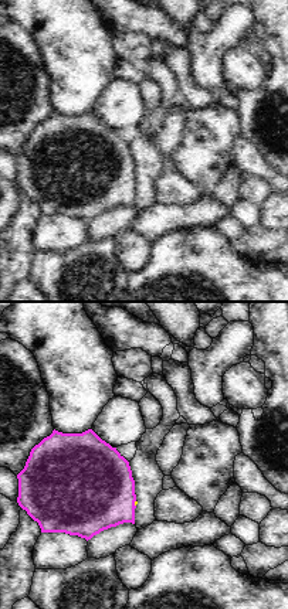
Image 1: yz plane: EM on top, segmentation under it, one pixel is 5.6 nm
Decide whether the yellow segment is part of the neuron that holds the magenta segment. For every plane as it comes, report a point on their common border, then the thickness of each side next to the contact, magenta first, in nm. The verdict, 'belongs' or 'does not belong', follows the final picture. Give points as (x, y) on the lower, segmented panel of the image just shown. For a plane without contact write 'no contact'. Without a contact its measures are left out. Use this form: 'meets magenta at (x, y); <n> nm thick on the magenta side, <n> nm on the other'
meets magenta at (134, 503); 480 nm thick on the magenta side, 20 nm on the other

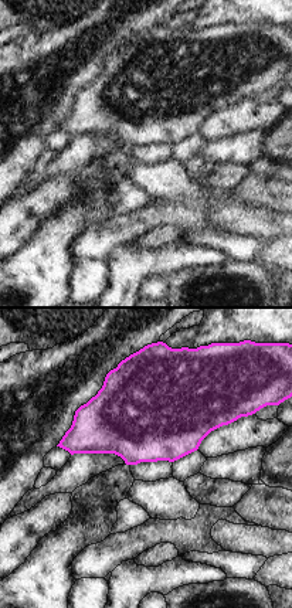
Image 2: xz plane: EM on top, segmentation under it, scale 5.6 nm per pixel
no contact

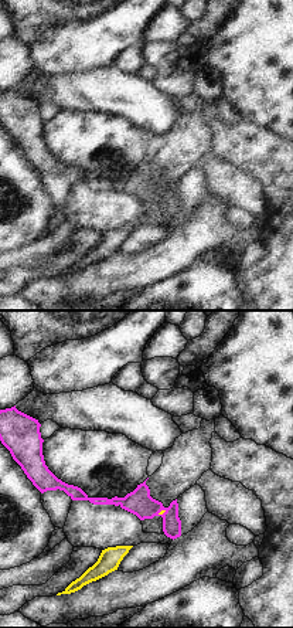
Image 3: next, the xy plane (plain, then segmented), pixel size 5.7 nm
meets magenta at (162, 509); 150 nm thick on the magenta side, 20 nm on the other

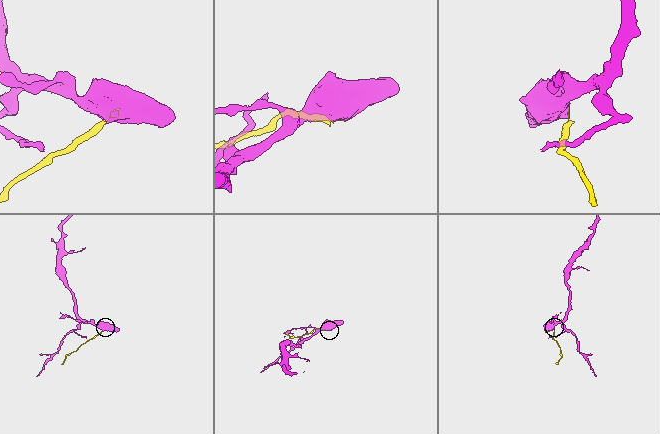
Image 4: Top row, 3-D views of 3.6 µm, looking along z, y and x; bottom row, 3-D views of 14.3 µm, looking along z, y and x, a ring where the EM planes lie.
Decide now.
does not belong

